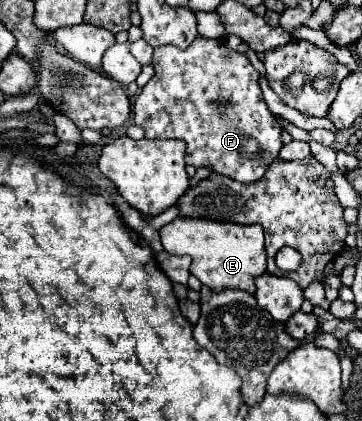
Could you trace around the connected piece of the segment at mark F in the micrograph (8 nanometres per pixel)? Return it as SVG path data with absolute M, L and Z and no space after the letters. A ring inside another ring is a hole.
M197 37L191 47L177 49L163 45L153 53L155 75L141 89L133 103L133 121L145 129L147 139L181 139L187 143L185 163L193 167L207 167L211 173L231 177L239 183L253 183L263 177L267 167L277 159L281 143L281 125L267 109L261 89L259 71L249 63L243 53L227 47L221 39Z

